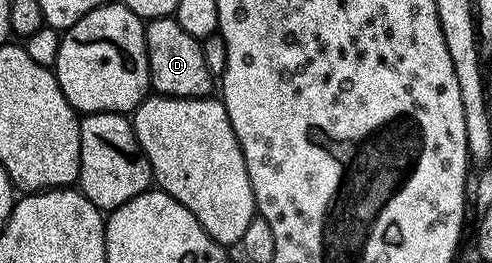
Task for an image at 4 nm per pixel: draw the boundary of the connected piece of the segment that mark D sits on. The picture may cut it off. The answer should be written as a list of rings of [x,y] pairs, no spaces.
[[[160,17],[146,24],[145,43],[148,55],[150,83],[155,94],[163,97],[200,98],[213,90],[214,75],[208,71],[201,42],[198,42],[172,17]]]

